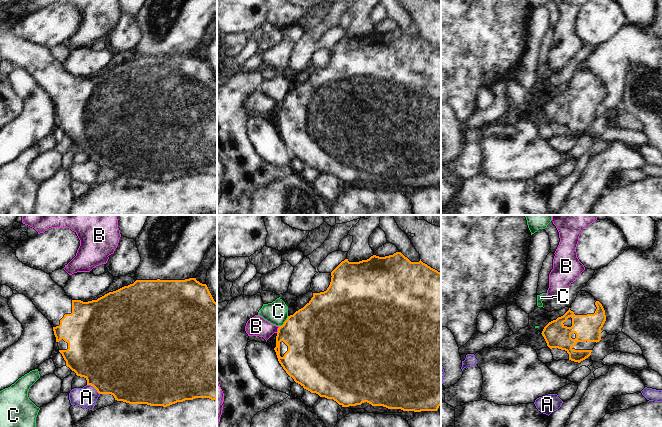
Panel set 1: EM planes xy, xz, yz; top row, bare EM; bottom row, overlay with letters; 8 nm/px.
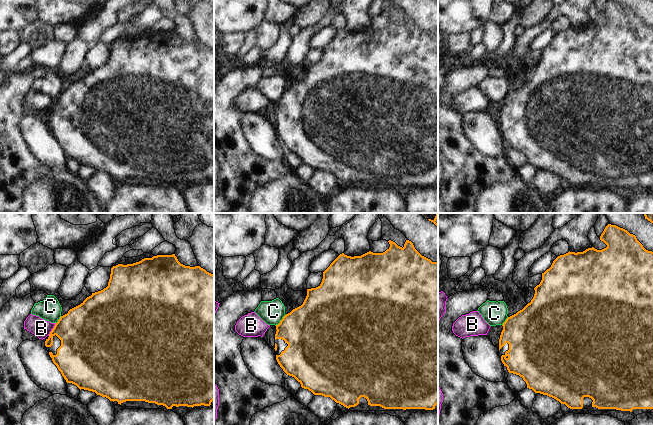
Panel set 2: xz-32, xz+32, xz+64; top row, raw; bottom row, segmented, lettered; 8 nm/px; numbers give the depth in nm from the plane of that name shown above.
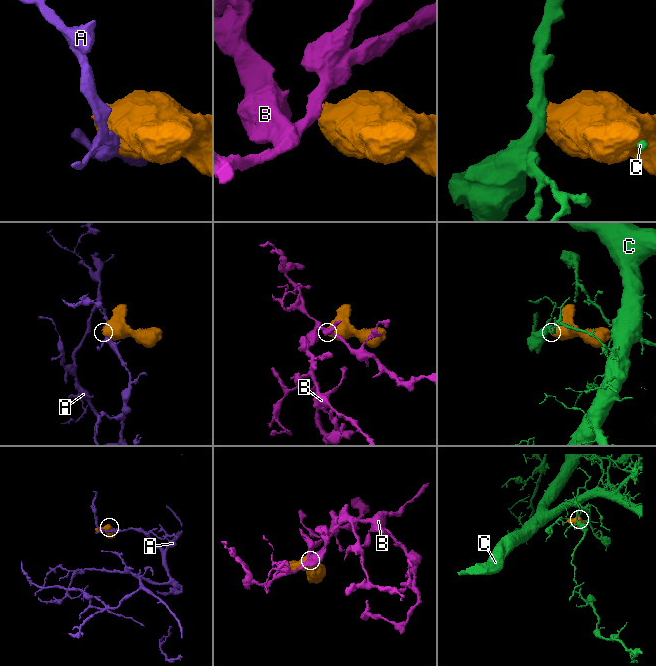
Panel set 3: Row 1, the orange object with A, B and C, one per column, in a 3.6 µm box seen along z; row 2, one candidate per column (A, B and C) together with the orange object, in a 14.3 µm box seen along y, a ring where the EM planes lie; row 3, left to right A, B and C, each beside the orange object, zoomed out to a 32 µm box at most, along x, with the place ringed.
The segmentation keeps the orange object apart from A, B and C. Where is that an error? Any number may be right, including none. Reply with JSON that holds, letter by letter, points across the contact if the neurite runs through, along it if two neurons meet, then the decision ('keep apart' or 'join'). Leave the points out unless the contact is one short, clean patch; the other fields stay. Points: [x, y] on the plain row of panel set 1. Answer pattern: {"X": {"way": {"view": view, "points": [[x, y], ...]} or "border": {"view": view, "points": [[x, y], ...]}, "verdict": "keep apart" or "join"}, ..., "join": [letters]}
{"A": {"verdict": "keep apart"}, "B": {"border": {"view": "xz", "points": [[279, 102], [276, 108]]}, "verdict": "keep apart"}, "C": {"border": {"view": "xz", "points": [[288, 92], [279, 102]]}, "verdict": "keep apart"}, "join": []}

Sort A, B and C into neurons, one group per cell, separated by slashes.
A / B / C

